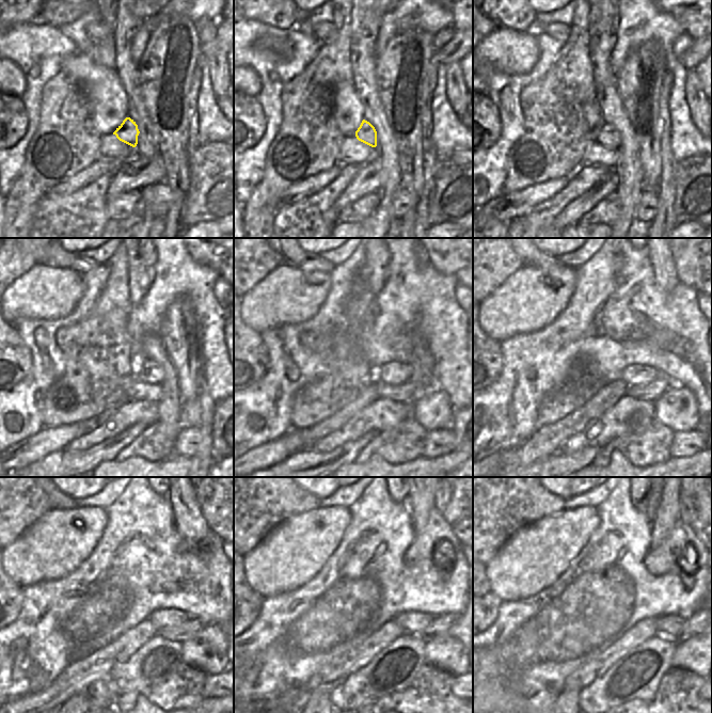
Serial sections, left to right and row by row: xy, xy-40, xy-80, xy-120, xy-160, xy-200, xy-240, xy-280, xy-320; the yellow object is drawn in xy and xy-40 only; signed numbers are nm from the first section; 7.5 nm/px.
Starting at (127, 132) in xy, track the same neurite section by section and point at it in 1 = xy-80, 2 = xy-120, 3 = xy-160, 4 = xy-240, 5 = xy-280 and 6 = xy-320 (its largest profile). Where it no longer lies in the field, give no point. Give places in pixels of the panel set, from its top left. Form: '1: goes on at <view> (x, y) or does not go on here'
1: goes on at xy-80 (607, 136)
2: goes on at xy-120 (151, 371)
3: goes on at xy-160 (392, 373)
4: goes on at xy-240 (161, 618)
5: goes on at xy-280 (411, 621)
6: goes on at xy-320 (673, 624)

